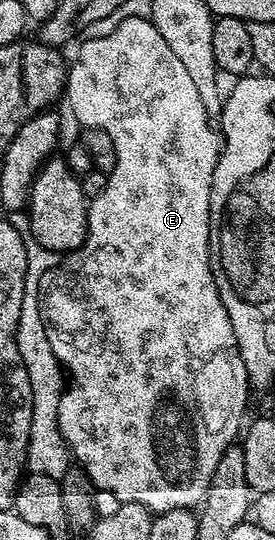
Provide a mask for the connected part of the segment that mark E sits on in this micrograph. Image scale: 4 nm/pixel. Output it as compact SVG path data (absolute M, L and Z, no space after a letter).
M127 16L119 19L110 33L83 39L78 46L78 57L74 64L72 60L66 74L64 100L70 103L70 112L82 123L83 129L99 128L112 138L116 146L116 166L108 173L104 190L89 201L86 240L77 252L67 252L59 259L45 281L44 295L40 300L48 342L52 342L52 352L68 373L58 411L60 434L70 447L70 455L77 467L86 471L95 489L99 493L111 492L118 504L139 504L151 514L177 508L194 510L206 501L224 450L231 448L243 431L242 419L246 416L246 403L252 393L250 375L232 330L232 318L228 318L228 310L224 310L224 302L220 302L220 290L216 290L210 265L210 191L220 151L220 136L215 125L214 128L210 125L213 124L212 117L207 114L204 102L200 102L200 90L196 90L186 67L176 54L172 54L153 20L145 16Z

